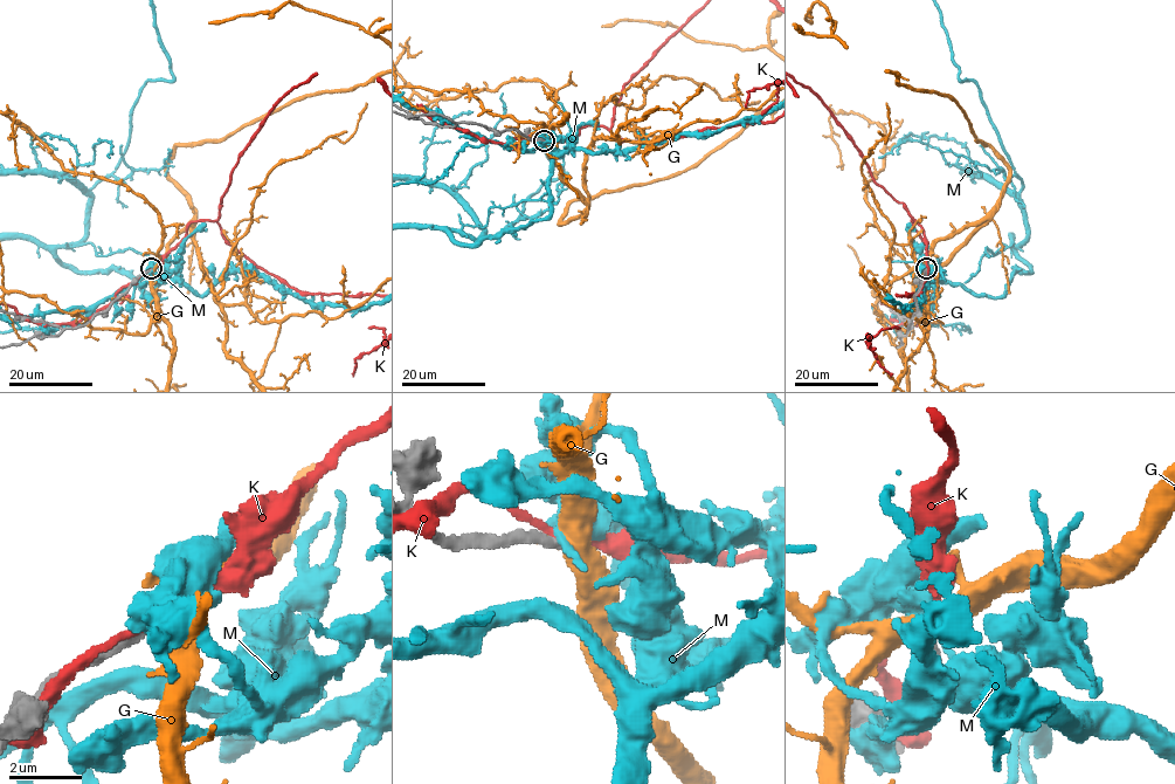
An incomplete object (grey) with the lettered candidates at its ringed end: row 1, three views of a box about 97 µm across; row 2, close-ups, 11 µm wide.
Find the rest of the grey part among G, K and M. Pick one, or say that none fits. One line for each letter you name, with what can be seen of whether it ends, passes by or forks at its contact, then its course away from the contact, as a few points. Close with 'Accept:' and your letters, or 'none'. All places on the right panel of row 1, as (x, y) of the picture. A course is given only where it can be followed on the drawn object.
Accept: none

